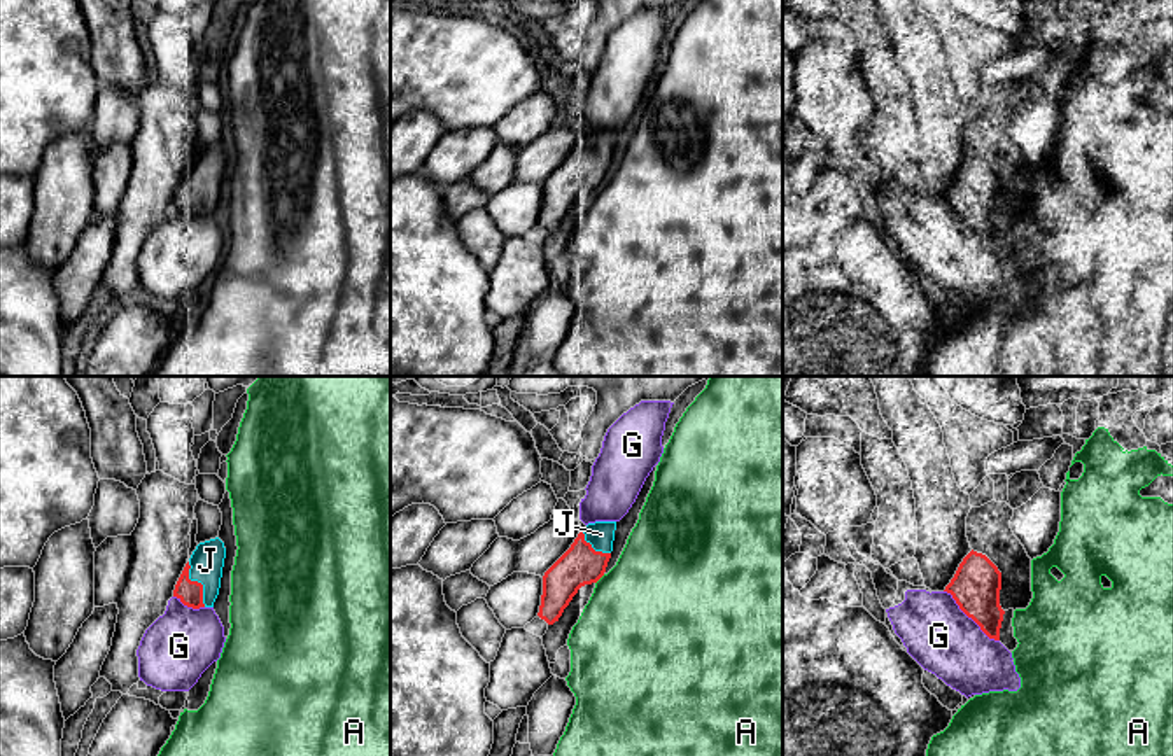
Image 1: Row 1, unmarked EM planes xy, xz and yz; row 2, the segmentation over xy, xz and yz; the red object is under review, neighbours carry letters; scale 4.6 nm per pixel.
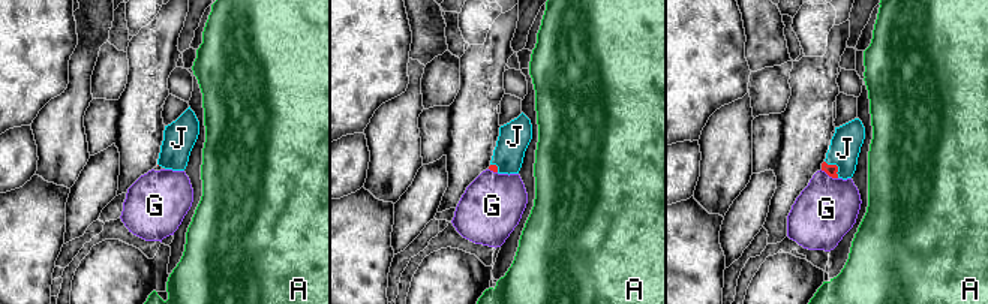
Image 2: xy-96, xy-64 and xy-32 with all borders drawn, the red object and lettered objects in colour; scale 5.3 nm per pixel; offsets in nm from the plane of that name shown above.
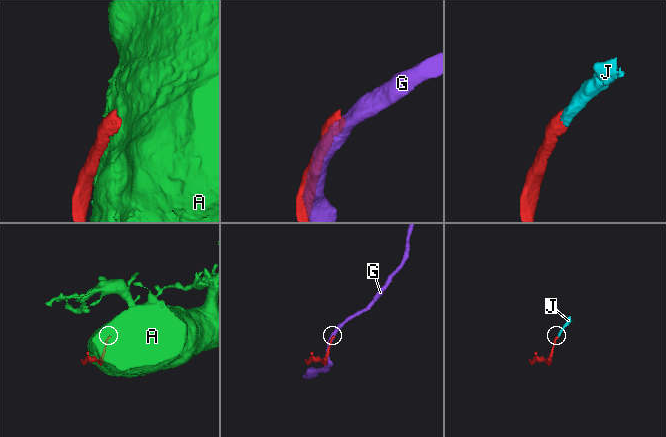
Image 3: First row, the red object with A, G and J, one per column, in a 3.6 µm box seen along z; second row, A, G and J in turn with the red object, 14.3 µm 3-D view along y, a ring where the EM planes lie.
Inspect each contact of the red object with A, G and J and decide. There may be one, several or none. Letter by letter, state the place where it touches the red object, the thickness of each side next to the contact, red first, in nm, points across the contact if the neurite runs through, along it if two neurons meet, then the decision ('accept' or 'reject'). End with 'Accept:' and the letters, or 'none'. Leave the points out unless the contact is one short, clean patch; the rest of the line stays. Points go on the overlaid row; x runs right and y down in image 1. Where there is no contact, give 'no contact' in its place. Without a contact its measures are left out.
A: xz (599, 578) | 180/480 nm | reject
G: yz (970, 616) | 220/320 nm | reject
J: xy (196, 581) | 110/160 nm | accept
Accept: J

